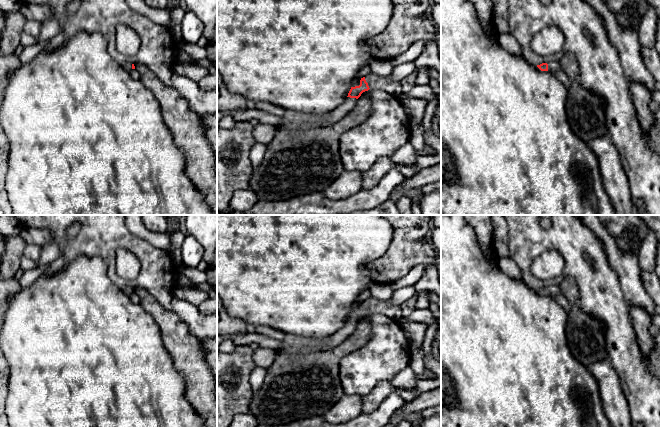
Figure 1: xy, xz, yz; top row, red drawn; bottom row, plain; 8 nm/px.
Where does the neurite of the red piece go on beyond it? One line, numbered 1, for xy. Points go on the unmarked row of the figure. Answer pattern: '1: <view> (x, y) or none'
1: xy (126, 289)

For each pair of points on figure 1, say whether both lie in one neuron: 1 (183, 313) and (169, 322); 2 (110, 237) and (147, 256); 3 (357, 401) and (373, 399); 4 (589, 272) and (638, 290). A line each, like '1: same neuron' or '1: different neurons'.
1: different neurons
2: same neuron
3: different neurons
4: different neurons

